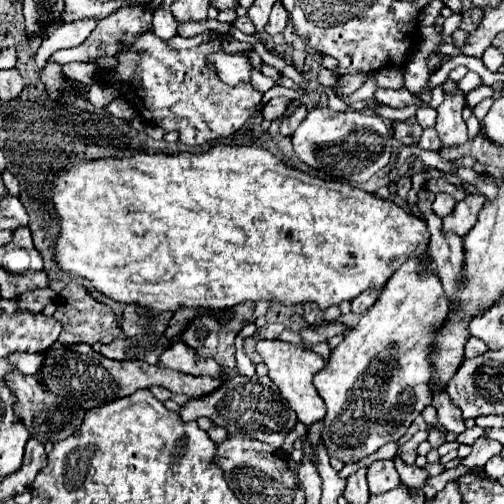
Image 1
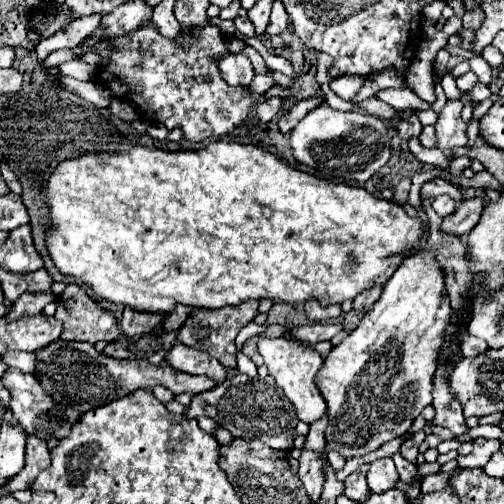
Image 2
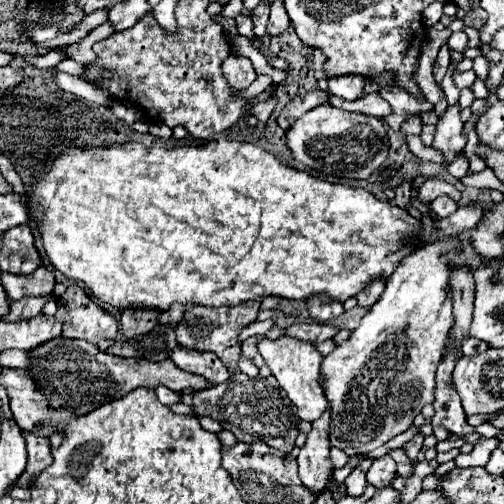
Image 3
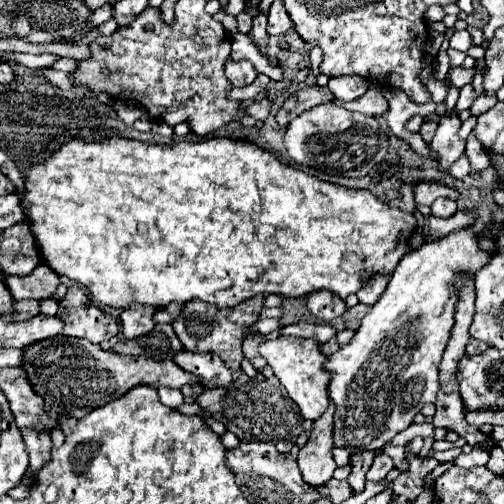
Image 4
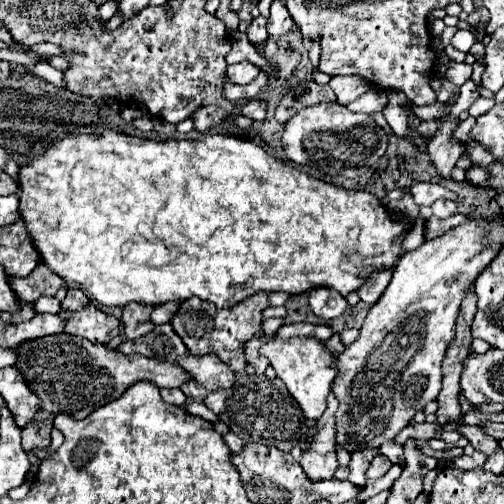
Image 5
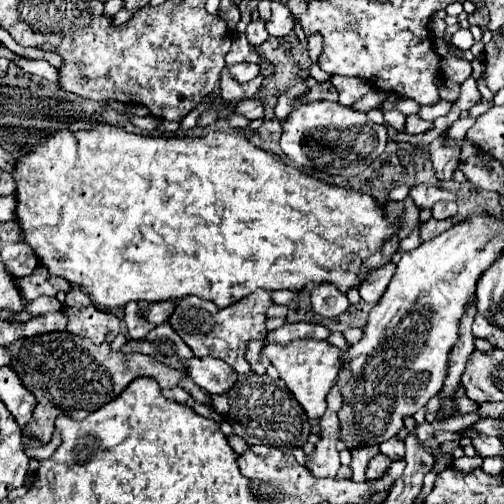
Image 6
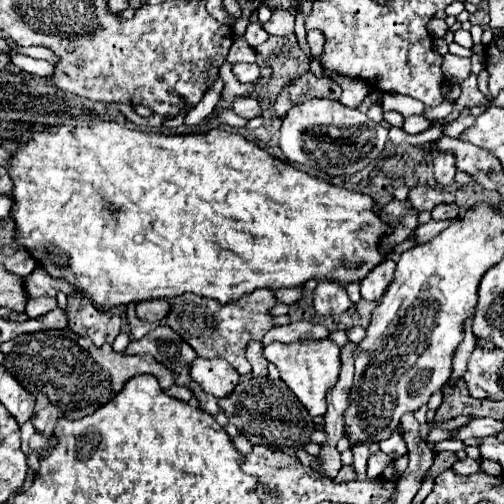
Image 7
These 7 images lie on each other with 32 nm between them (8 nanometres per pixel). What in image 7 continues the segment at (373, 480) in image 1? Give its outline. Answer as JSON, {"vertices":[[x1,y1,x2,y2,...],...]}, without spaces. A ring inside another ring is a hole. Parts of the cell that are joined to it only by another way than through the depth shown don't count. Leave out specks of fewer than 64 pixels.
{"vertices":[[376,452,370,460,368,460,368,478,380,478,382,470,390,464,392,460,388,456,384,456,384,452]]}

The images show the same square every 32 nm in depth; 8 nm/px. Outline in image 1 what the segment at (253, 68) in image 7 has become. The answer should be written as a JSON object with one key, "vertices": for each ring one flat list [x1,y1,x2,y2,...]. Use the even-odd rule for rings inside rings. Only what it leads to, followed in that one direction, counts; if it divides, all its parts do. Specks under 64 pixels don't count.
{"vertices":[[212,52,206,56,208,66,212,66,218,78,226,84,238,84,250,80,250,60,240,54,226,54,226,52]]}

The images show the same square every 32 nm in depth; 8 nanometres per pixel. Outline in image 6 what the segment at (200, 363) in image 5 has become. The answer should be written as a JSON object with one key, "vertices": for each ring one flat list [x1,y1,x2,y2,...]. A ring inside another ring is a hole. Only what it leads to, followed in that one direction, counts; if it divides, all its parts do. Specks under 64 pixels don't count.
{"vertices":[[194,356,192,360,184,360,184,368,188,376,208,394,226,392,228,388,232,388,232,384,236,384,236,372,228,364,224,364,224,360,214,356]]}

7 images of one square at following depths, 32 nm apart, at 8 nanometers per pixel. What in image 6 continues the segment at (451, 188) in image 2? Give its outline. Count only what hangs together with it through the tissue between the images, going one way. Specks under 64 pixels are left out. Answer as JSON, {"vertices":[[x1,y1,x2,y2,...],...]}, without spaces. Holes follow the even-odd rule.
{"vertices":[[416,184,410,188,410,196,418,208,432,208,434,202,438,200,456,200,456,194,442,188,442,186,432,186,432,184]]}

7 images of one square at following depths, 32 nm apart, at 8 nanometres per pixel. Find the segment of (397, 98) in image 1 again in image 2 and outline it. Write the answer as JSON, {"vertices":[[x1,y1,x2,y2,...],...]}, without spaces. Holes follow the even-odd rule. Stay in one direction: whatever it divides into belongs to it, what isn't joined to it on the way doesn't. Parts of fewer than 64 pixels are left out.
{"vertices":[[400,88,400,90,378,90,378,92,376,92,376,98,380,98,382,102,390,104,390,106,396,108,396,110,408,110,408,108,426,110,431,107,431,104,420,100,414,92,404,90,404,88]]}

